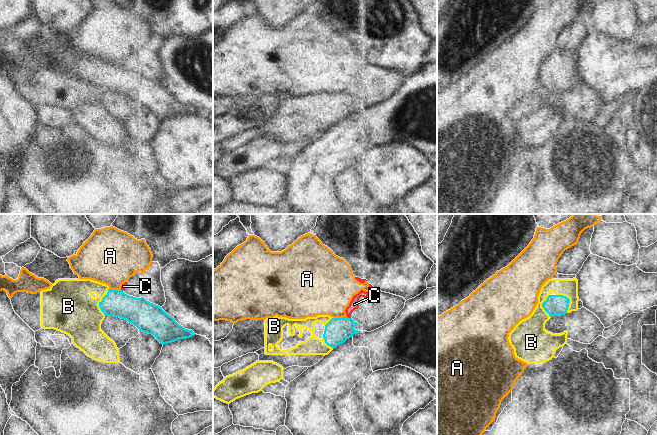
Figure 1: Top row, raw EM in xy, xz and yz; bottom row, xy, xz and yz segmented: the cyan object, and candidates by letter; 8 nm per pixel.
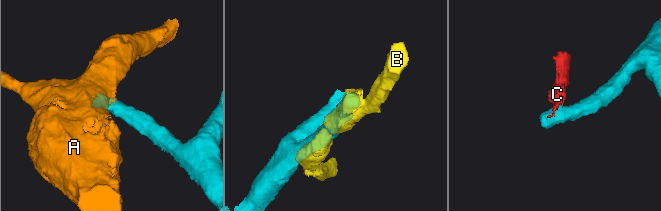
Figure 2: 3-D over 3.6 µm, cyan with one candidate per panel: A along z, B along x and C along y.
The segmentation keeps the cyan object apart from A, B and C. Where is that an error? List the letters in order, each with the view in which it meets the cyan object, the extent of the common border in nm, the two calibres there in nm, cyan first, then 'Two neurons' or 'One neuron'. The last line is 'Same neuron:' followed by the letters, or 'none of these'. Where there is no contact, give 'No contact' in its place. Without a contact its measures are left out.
A: Touches cyan in xz. Shared border 110 nm. Thickness 200 nm (cyan) against 400 nm. Two neurons
B: Touches cyan in xy. Shared border 220 nm. Thickness 220 nm (cyan) against 400 nm. Two neurons
C: Touches cyan in xz. Shared border 40 nm. Thickness 200 nm (cyan) against 80 nm. Two neurons
Same neuron: none of these.

